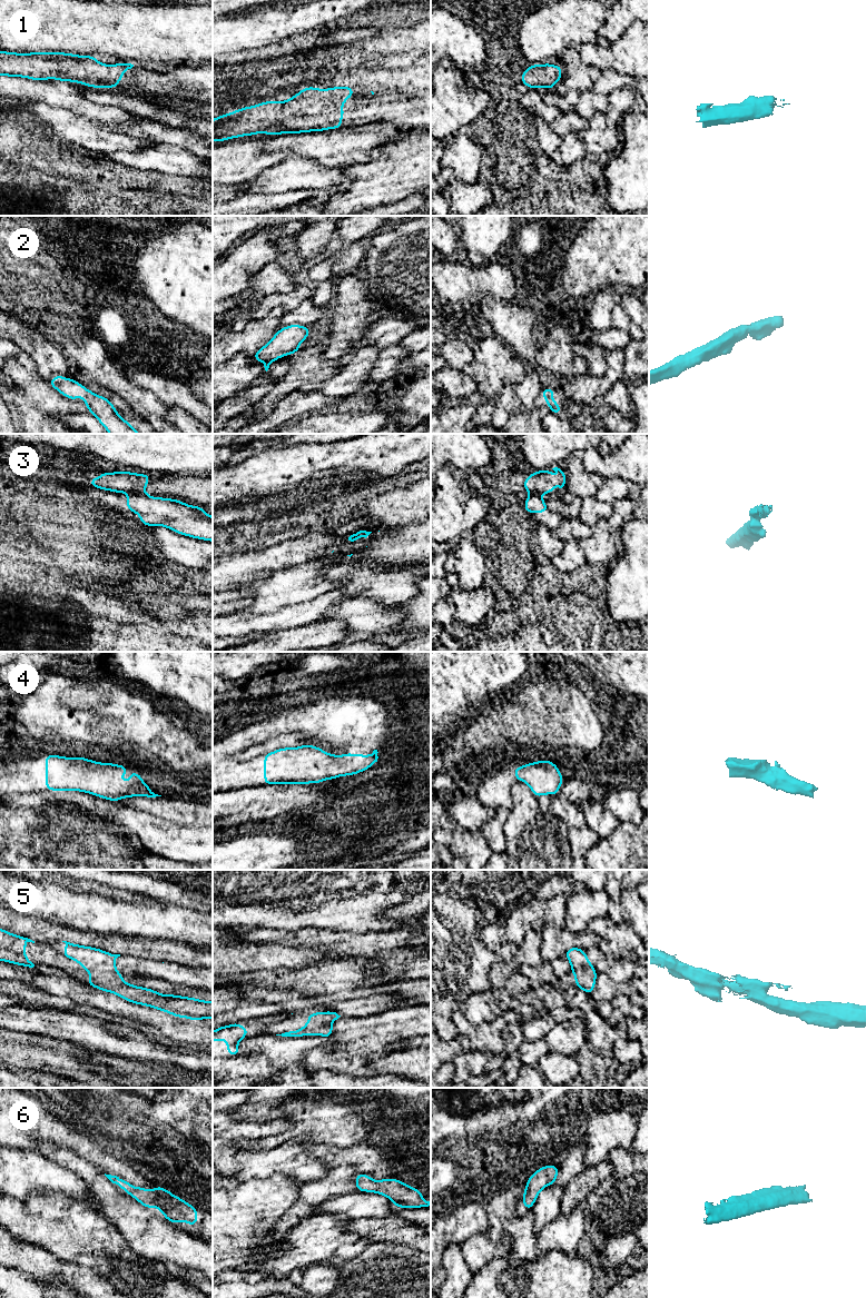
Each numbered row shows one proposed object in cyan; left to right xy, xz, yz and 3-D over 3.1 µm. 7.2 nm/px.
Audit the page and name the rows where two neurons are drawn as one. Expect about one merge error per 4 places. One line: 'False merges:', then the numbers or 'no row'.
False merges: 3

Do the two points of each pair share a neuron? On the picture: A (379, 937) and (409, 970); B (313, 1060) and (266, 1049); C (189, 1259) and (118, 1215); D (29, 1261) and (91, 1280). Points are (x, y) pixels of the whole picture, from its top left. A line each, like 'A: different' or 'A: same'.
A: same
B: different
C: same
D: same

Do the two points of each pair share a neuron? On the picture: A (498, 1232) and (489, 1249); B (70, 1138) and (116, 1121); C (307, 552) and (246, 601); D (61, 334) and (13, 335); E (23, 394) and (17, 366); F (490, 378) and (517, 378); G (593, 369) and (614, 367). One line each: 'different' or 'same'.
A: different
B: different
C: different
D: different
E: same
F: same
G: different

